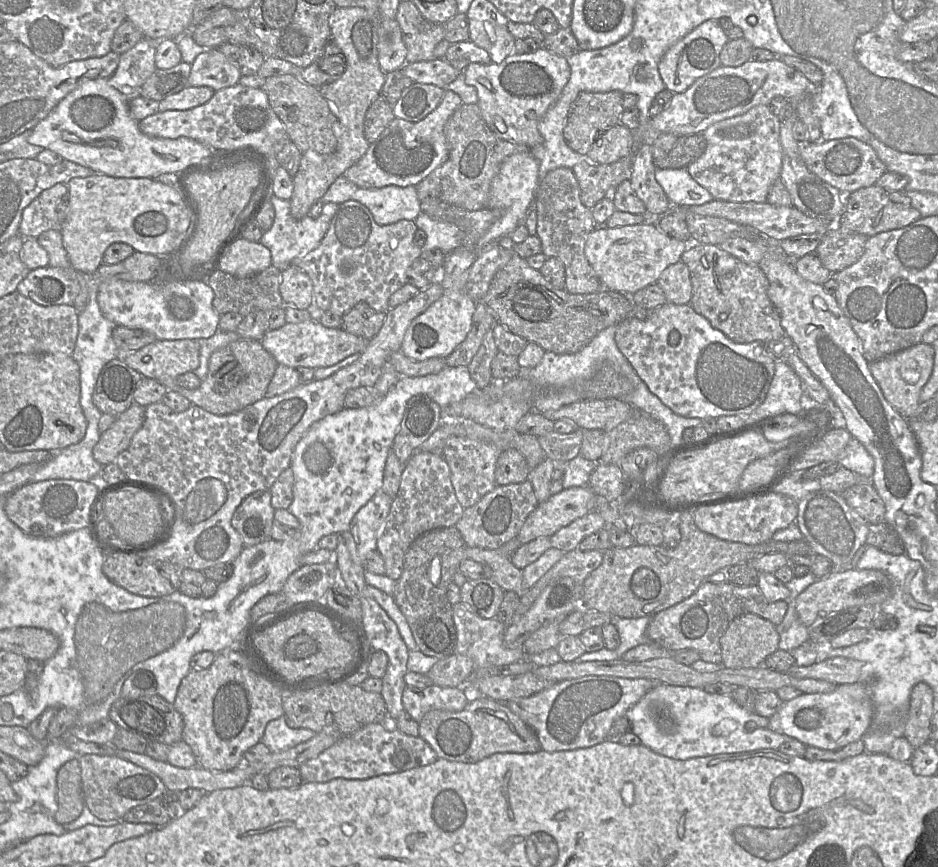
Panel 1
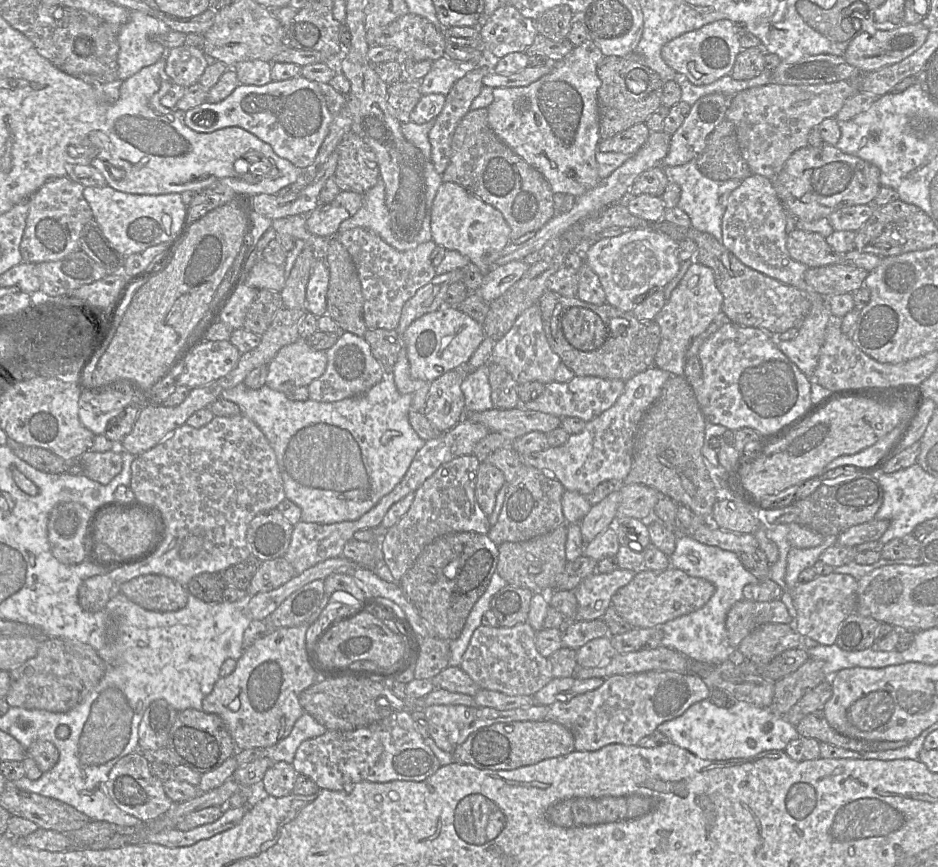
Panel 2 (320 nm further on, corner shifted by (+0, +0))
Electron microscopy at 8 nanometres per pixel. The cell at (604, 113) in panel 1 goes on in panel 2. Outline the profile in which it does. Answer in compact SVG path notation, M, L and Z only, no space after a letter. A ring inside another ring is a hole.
M604 56L597 65L597 75L601 81L597 94L601 140L609 139L638 123L644 123L662 105L664 81L642 63L625 57Z

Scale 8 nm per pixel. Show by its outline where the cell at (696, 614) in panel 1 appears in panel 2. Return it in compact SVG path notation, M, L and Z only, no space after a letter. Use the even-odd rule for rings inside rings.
M742 599L731 607L726 617L728 642L736 649L756 627L765 623L790 622L791 616L780 599L767 602Z

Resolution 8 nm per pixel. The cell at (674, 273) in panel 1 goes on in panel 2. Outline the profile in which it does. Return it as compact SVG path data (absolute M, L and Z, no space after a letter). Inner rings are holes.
M693 261L670 298L655 317L661 329L661 342L655 366L672 375L683 375L686 355L692 341L700 336L722 312L723 296L716 286L711 268Z

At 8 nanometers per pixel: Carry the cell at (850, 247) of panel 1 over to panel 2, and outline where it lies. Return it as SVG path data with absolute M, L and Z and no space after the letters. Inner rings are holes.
M848 264L808 268L806 283L822 296L853 293L864 285L868 271Z

